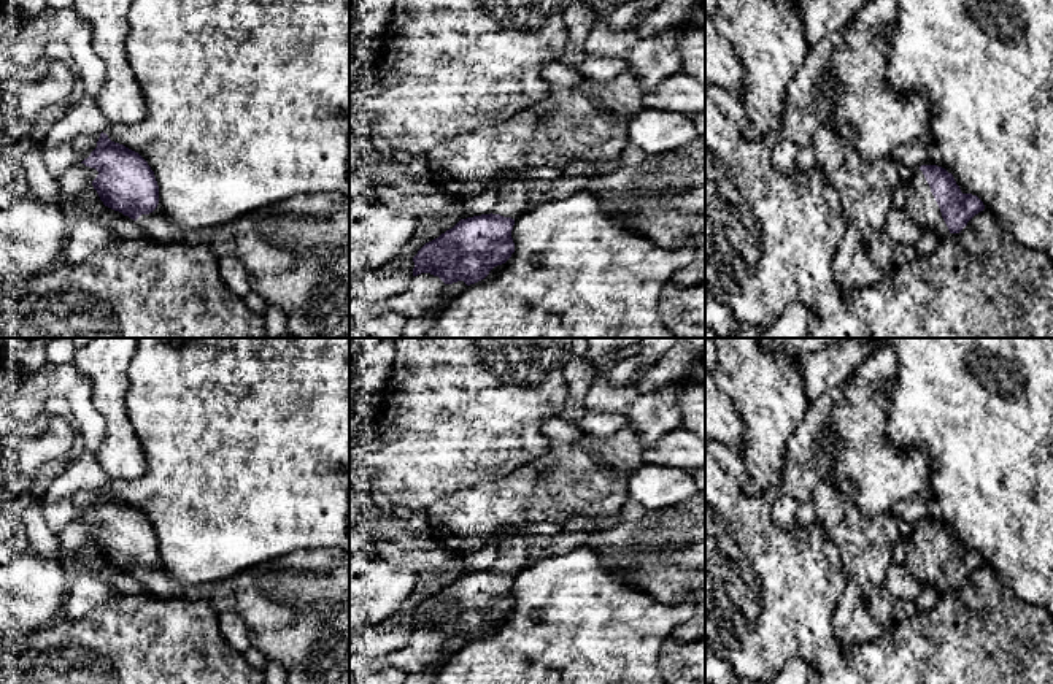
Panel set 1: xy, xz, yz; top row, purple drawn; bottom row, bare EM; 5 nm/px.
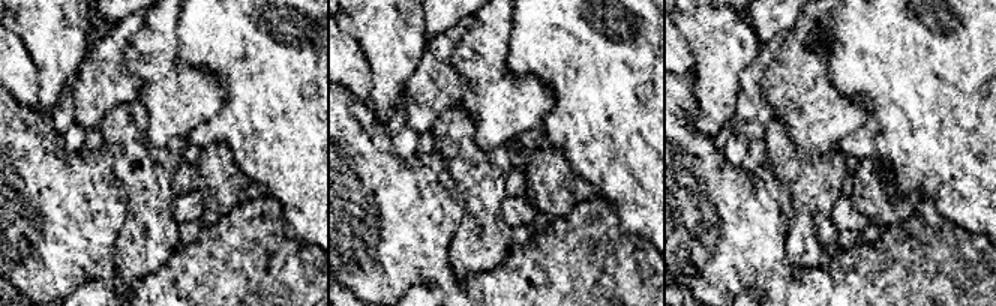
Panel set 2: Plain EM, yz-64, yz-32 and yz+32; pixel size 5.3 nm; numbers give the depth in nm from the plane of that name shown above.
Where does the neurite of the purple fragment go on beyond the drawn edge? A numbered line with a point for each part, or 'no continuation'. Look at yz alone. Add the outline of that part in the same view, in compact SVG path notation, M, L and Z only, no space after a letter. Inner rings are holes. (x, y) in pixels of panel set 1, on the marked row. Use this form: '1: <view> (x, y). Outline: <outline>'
1: yz (921, 207). Outline: M916 168L907 189L907 214L921 230L932 230L939 238L950 233L931 187L920 168Z

